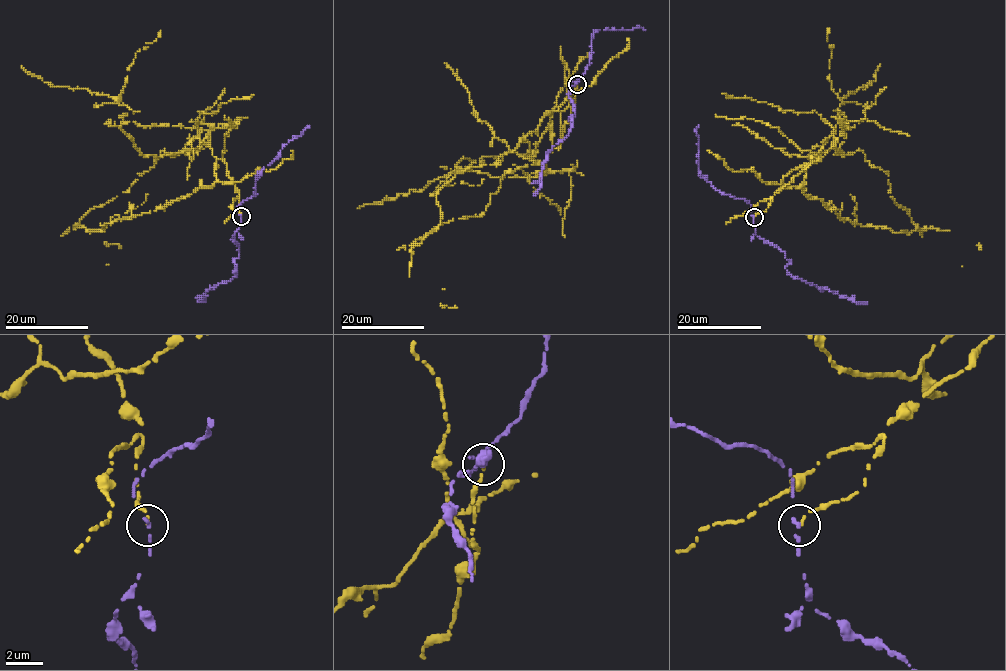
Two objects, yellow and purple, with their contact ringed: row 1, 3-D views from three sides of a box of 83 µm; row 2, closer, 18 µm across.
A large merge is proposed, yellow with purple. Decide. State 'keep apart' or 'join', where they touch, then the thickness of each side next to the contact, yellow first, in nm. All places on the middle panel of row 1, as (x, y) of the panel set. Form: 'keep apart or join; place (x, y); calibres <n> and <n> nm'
keep apart; place (577, 84); calibres 110 and 280 nm

